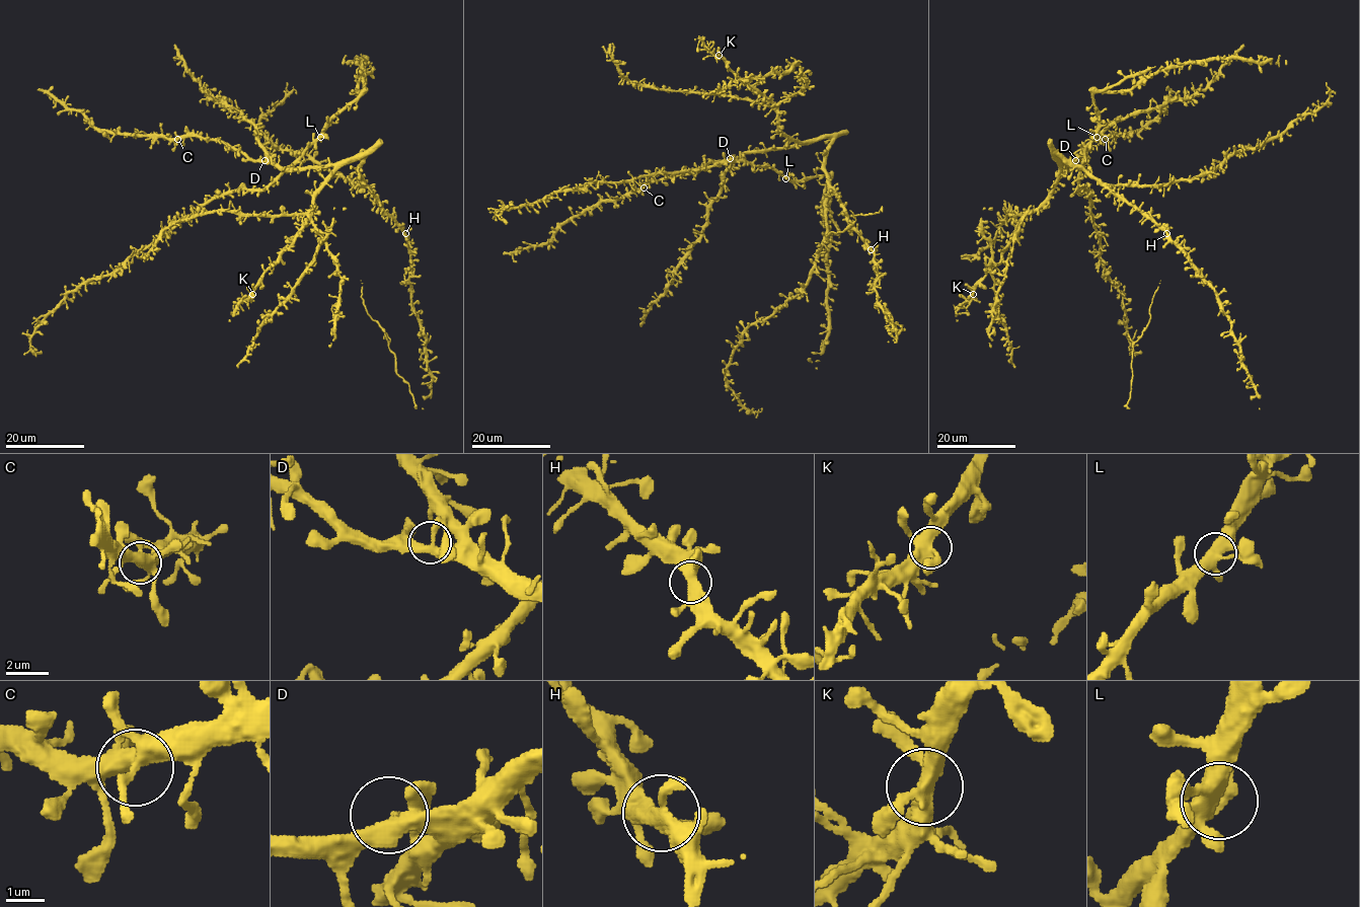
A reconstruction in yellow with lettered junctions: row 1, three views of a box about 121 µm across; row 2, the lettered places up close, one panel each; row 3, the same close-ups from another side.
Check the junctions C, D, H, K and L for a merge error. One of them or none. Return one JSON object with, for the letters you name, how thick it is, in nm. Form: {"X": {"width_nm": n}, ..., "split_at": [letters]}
{"split_at": []}

